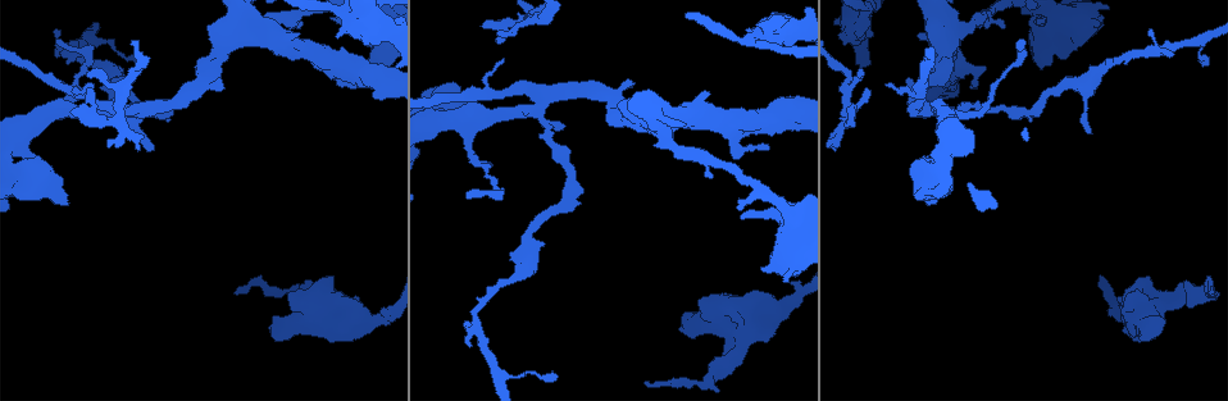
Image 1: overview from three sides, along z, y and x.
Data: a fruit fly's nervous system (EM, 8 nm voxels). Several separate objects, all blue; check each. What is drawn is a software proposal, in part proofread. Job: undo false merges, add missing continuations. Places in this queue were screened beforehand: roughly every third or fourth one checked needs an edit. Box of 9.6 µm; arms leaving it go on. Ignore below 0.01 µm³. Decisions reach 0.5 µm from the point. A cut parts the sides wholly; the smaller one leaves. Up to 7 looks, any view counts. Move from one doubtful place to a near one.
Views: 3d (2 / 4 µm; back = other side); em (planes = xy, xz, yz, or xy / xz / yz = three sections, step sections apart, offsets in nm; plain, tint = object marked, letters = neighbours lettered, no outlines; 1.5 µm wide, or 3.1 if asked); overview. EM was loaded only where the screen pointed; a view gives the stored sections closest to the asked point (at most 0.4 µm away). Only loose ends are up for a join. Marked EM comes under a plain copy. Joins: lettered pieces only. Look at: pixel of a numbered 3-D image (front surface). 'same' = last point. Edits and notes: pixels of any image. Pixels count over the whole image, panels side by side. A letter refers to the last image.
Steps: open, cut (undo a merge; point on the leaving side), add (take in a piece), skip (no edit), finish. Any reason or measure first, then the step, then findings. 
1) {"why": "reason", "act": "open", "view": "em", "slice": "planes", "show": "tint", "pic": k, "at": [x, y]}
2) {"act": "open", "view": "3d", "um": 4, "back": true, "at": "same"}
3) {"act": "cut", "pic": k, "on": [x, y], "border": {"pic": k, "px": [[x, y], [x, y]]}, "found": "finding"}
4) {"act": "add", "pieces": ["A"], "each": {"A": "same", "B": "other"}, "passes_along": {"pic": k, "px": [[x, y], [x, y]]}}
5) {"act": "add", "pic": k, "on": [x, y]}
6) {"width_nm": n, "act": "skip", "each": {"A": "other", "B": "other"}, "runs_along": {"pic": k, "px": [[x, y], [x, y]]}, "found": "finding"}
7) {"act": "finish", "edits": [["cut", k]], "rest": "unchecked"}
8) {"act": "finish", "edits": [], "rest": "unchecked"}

{"why": "free end", "act": "open", "view": "em", "slice": "planes", "show": "letters", "pic": 1, "at": [1149, 29]}

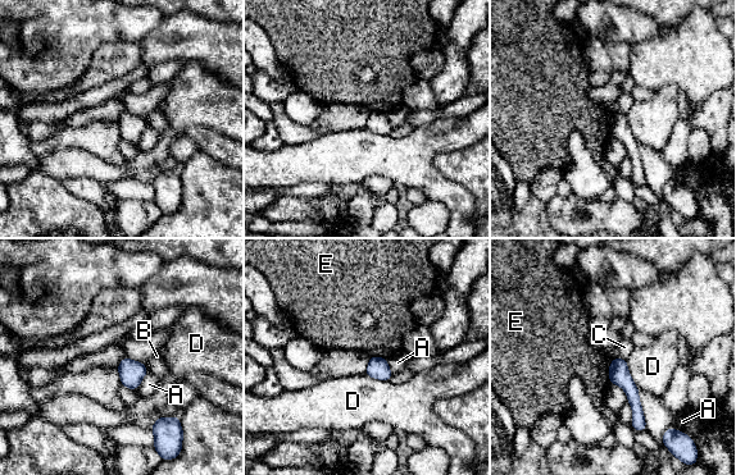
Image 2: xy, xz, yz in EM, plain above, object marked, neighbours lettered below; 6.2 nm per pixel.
{"longest_contact_nm": ["D", 200], "act": "skip", "each": {"A": "other", "B": "other", "C": "other", "D": "other", "E": "other"}, "found": "no lettered piece goes on from it"}

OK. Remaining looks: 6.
{"why": "free end", "act": "open", "view": "3d", "um": 2, "back": true, "pic": 1, "at": [481, 26]}

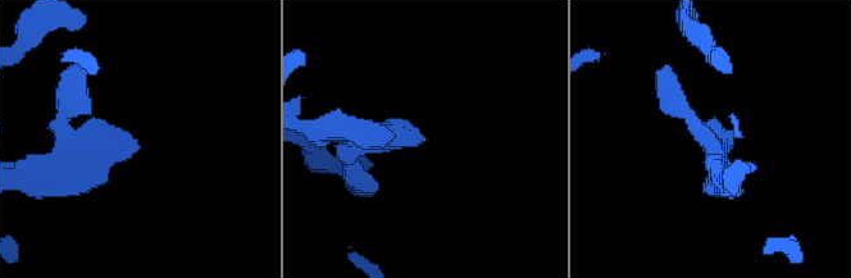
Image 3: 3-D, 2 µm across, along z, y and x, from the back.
{"why": "now the EM", "act": "open", "view": "em", "slice": "yz", "step": 4, "show": "tint", "pic": 3, "at": [135, 138]}

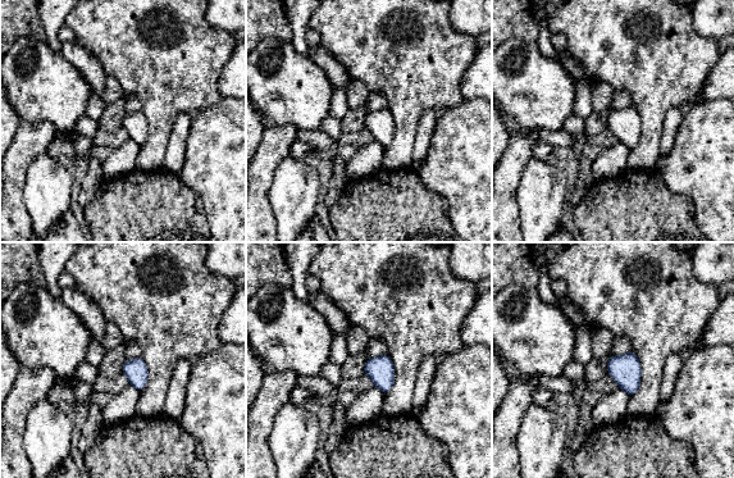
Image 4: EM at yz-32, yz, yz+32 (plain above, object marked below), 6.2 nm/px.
{"act": "open", "view": "em", "slice": "xy", "step": 8, "show": "letters", "at": "same"}

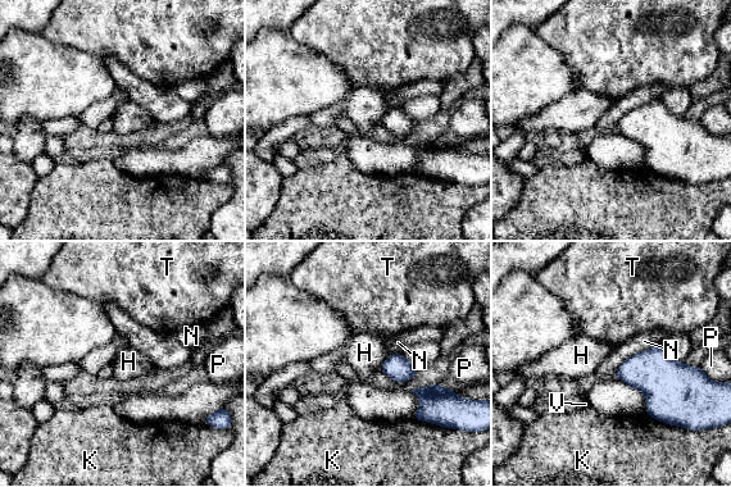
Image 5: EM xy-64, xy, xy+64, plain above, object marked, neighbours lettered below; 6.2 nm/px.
{"longest_contact_nm": ["N", 360], "act": "skip", "each": {"H": "other", "K": "other", "N": "other", "P": "other", "T": "other", "V": "other"}, "border": {"pic": 5, "px": [[659, 344], [626, 358], [613, 376]]}, "found": "none of them fits"}

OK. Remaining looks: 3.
{"why": "branch stops here", "act": "open", "view": "3d", "um": 2, "pic": 1, "at": [1089, 130]}

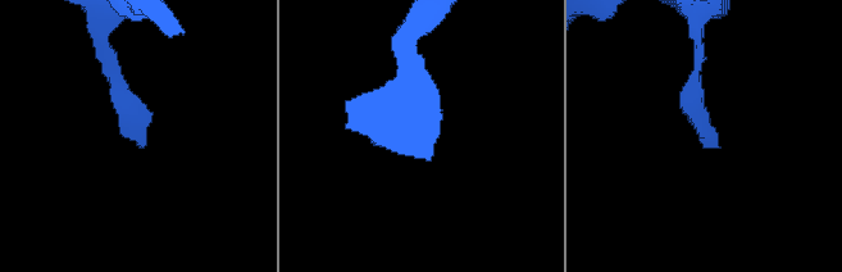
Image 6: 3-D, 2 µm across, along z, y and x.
{"why": "need the tissue", "act": "open", "view": "em", "slice": "yz", "step": 8, "show": "tint", "pic": 6, "at": [716, 148]}

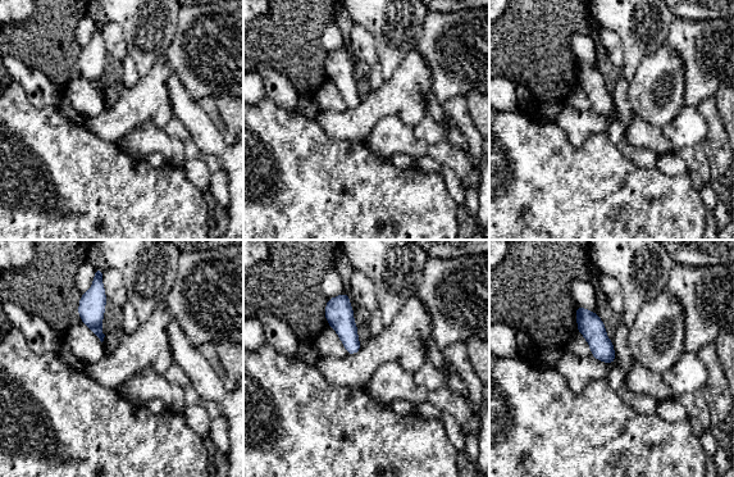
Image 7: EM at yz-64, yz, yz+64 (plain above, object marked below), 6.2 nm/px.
{"act": "open", "view": "em", "slice": "planes", "show": "letters", "at": "same"}

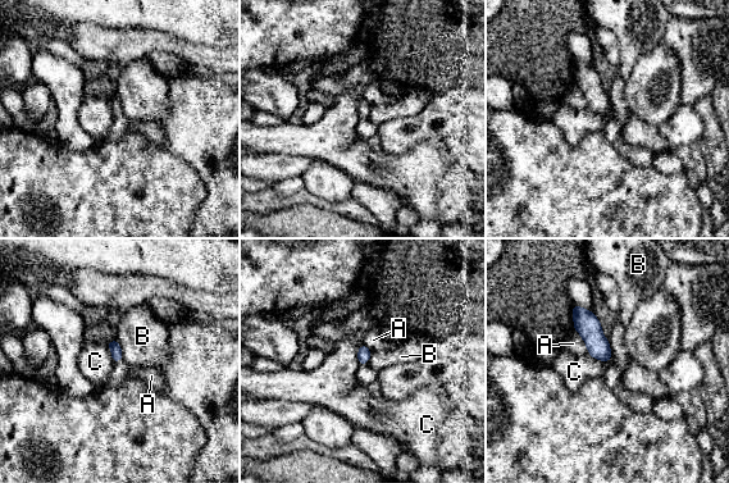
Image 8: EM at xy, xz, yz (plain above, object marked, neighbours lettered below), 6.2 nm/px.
{"act": "skip", "each": {"A": "other", "B": "other", "C": "other"}, "found": "no lettered piece goes on from it"}

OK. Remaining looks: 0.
{"act": "finish", "edits": [], "rest": "unchecked"}

